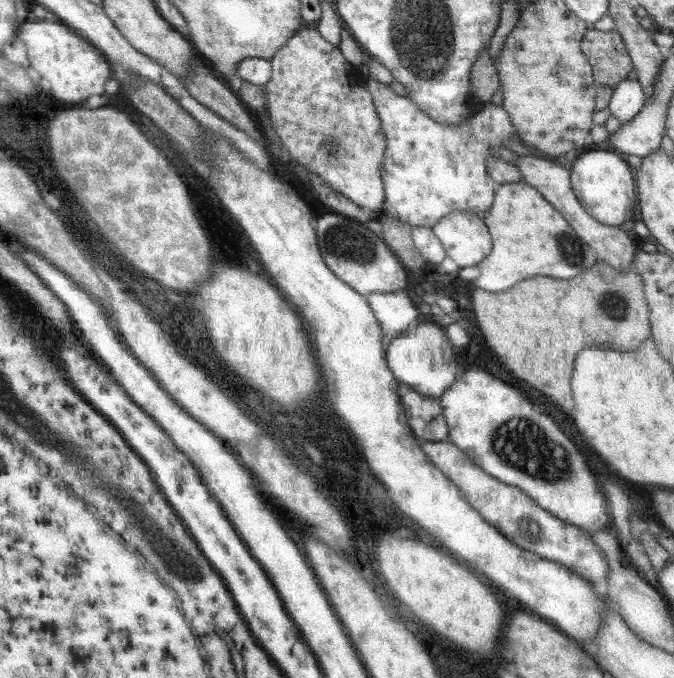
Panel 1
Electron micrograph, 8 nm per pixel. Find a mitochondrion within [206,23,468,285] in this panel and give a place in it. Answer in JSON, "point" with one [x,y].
{"point":[345,242]}

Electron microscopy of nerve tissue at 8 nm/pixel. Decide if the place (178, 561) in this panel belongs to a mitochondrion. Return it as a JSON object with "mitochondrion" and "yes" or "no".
{"mitochondrion":"yes"}

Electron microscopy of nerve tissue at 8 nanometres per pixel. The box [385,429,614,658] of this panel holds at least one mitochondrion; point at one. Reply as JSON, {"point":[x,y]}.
{"point":[527,528]}

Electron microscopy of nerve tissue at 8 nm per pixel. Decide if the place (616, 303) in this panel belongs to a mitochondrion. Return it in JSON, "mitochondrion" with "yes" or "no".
{"mitochondrion":"yes"}

